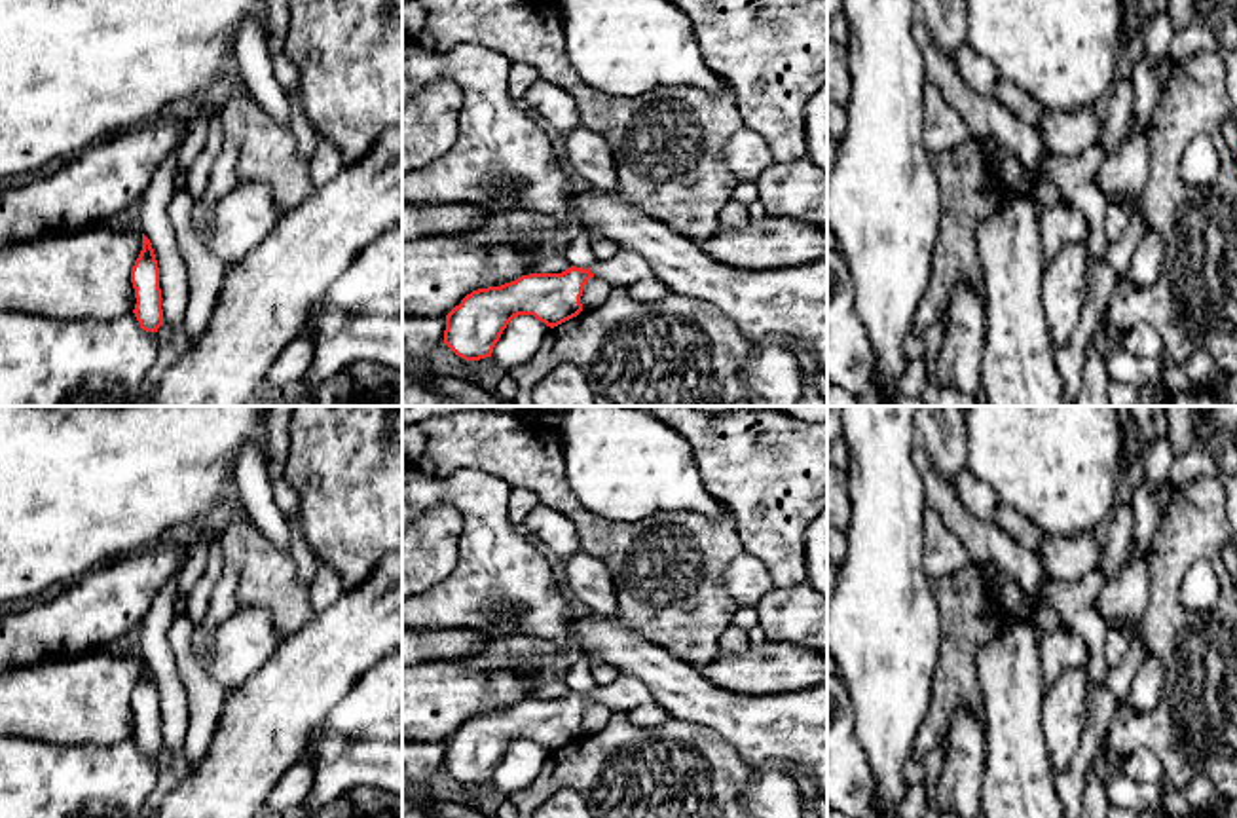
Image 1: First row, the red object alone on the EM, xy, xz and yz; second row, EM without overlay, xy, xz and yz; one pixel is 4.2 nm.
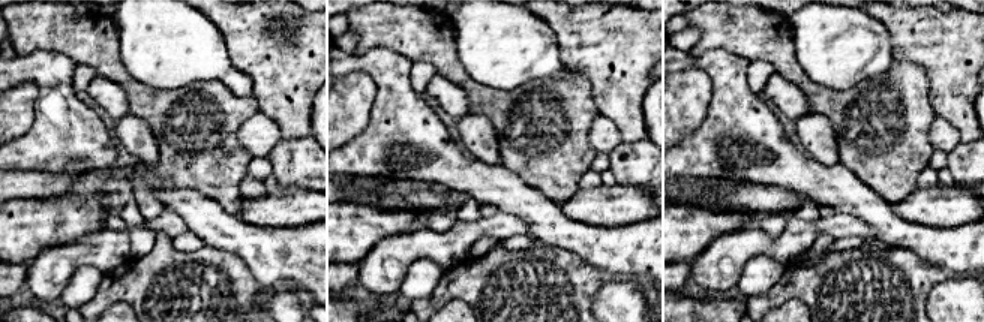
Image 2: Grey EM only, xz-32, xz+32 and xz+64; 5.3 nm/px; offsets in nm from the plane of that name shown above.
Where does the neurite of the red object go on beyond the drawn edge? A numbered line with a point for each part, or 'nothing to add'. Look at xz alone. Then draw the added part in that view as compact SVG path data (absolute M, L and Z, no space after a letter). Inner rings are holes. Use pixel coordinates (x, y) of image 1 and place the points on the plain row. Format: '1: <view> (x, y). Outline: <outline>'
1: xz (625, 693). Outline: M618 674L607 685L596 685L590 691L590 697L594 698L594 702L605 704L613 712L618 710L624 714L647 702L653 702L649 687L641 679L626 674Z

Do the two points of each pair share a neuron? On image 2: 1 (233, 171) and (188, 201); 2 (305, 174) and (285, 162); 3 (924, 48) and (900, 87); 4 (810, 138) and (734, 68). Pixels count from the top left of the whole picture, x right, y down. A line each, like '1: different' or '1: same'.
1: different
2: same
3: different
4: different

